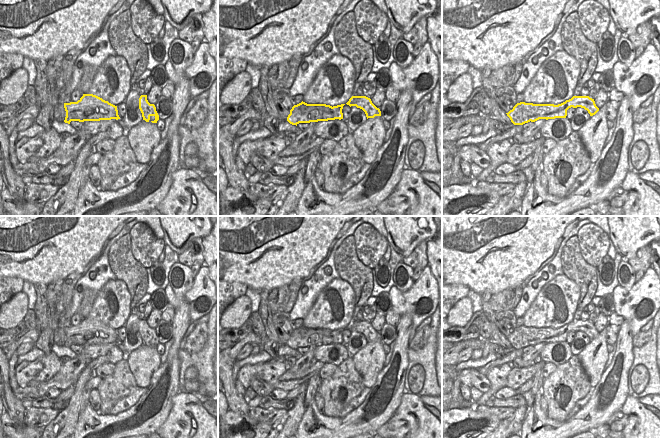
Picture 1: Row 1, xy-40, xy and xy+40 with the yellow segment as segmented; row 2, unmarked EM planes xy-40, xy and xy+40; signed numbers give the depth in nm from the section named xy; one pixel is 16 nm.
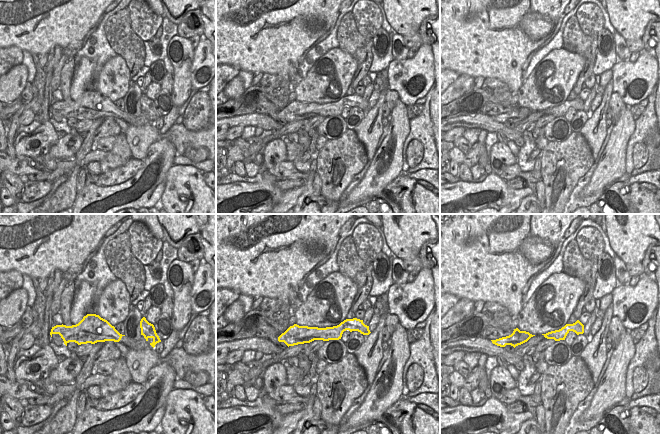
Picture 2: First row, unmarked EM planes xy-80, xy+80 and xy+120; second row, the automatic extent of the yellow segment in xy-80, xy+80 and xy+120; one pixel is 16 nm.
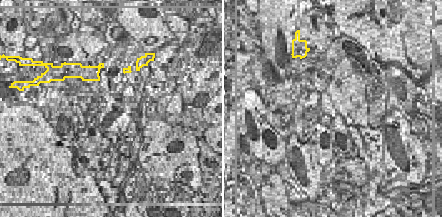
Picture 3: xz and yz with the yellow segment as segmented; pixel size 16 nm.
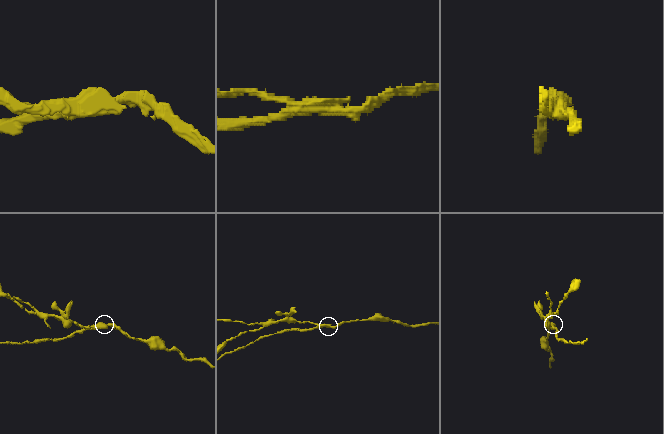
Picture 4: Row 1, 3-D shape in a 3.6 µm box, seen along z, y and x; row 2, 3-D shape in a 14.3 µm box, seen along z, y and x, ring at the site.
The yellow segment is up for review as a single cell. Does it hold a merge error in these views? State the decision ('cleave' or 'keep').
cleave

